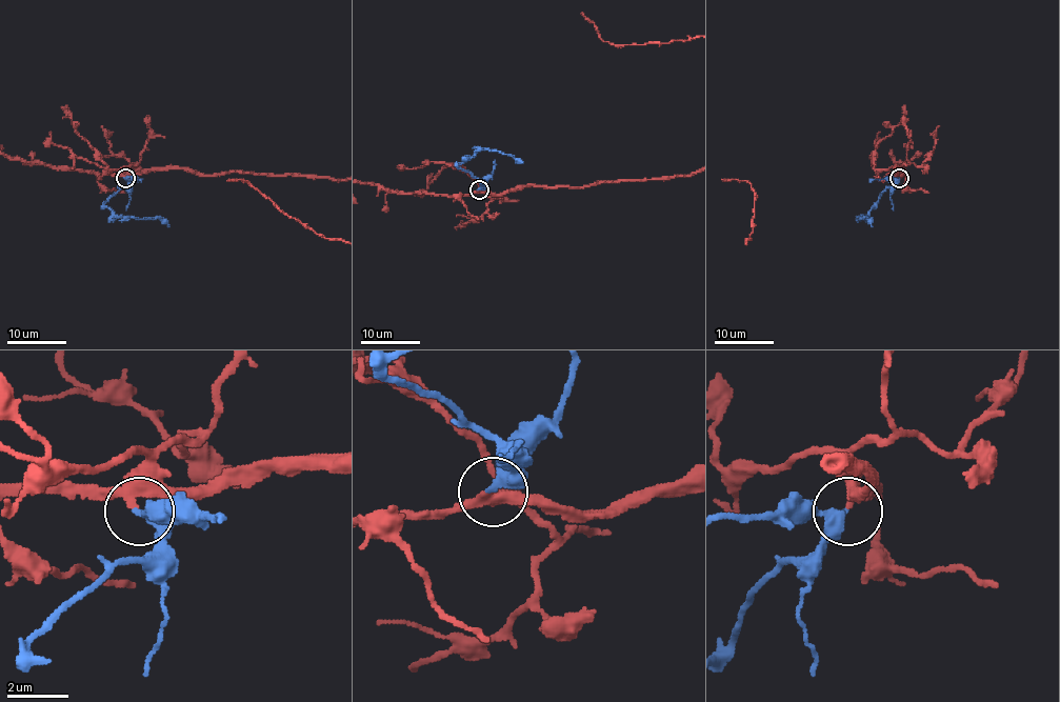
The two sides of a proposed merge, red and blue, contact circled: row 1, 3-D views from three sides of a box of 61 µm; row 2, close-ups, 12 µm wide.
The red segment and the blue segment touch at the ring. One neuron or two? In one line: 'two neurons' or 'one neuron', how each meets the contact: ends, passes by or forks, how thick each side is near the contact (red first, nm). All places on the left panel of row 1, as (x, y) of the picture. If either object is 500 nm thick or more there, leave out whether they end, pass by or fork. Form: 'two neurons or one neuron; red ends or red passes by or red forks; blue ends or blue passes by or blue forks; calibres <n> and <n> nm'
one neuron; red passes by; blue passes by; calibres 320 and 280 nm

